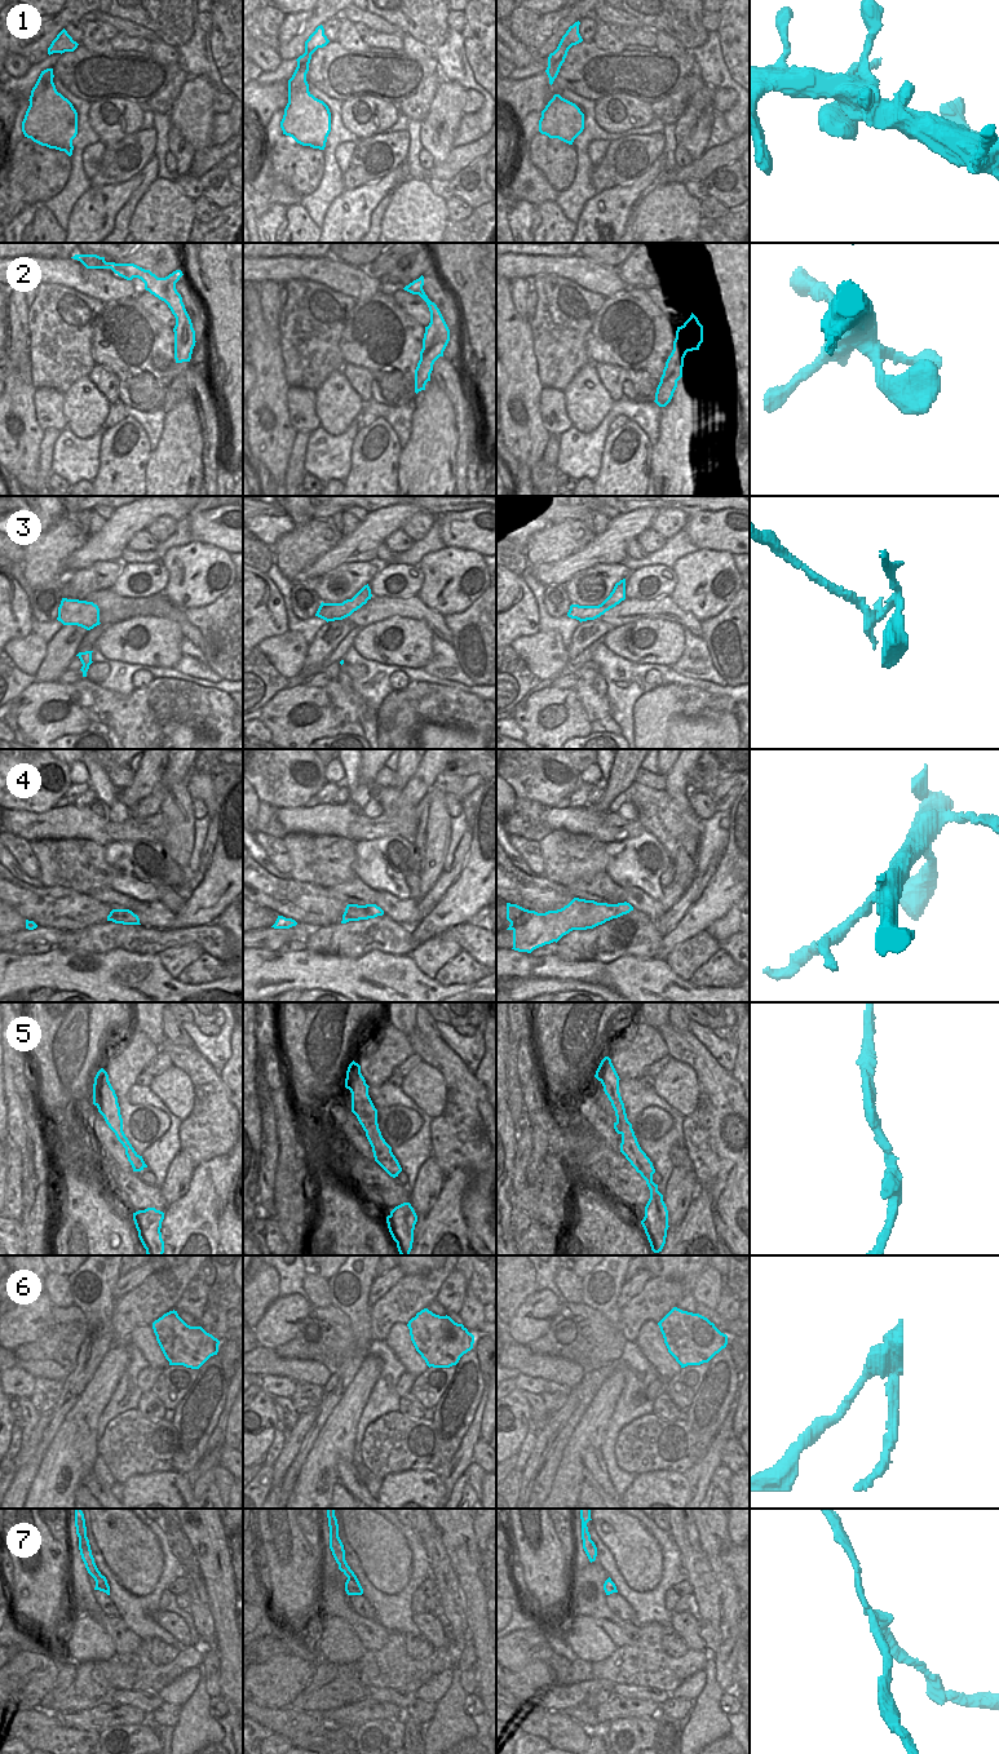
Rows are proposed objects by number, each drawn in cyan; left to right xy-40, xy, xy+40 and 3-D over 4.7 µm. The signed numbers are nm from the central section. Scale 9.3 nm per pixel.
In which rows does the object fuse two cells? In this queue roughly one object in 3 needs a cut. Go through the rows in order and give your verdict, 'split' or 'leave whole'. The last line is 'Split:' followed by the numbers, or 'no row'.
1: leave whole
2: leave whole
3: split
4: leave whole
5: leave whole
6: split
7: split
Split: 3, 6, 7

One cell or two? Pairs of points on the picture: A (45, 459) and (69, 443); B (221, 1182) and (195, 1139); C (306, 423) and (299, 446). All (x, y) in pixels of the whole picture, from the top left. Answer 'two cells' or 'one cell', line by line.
A: two cells
B: two cells
C: two cells

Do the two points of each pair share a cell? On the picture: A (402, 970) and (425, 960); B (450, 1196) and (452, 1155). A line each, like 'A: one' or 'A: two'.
A: two
B: two

